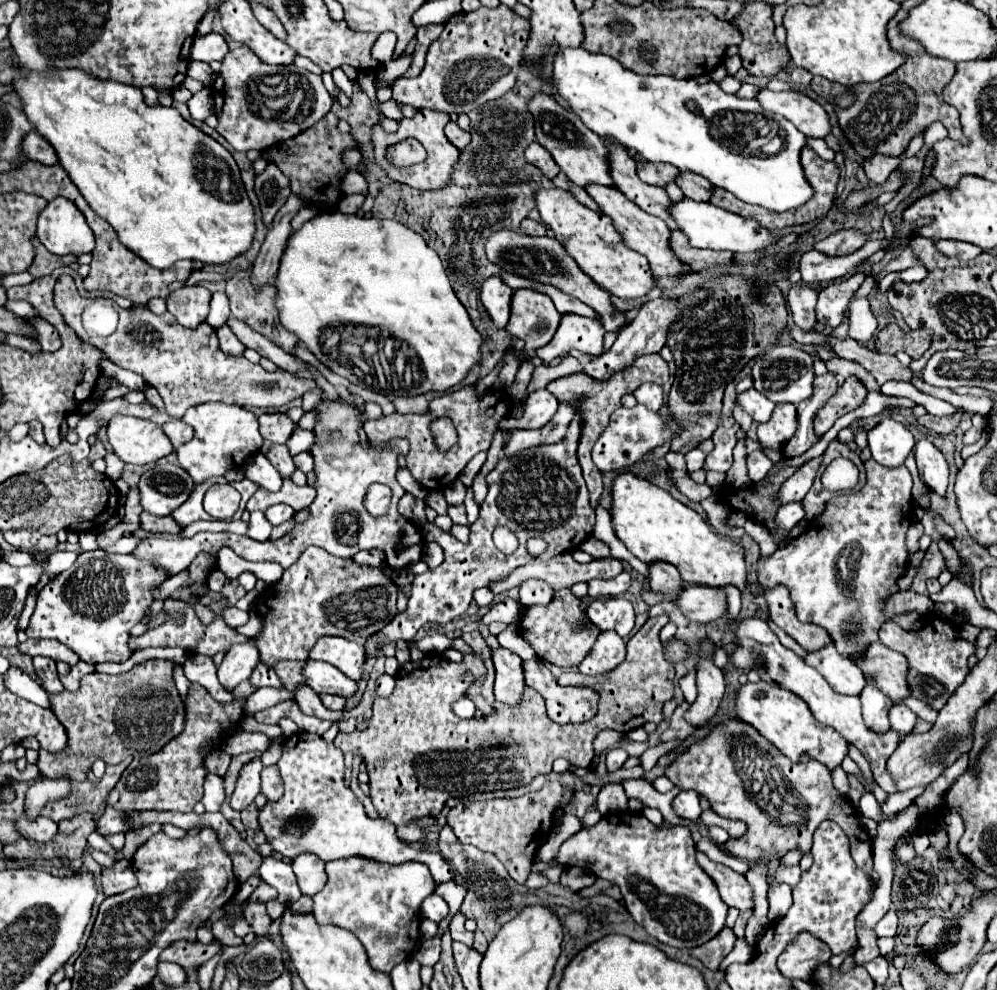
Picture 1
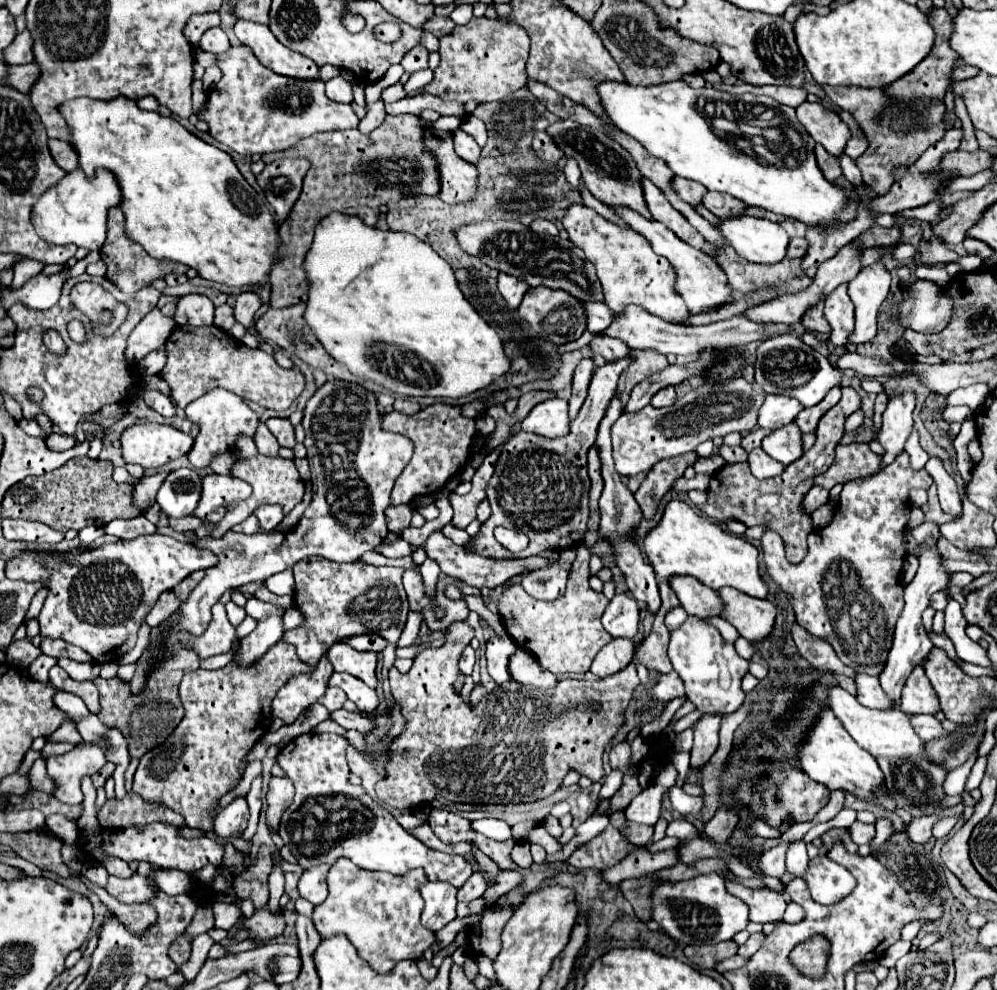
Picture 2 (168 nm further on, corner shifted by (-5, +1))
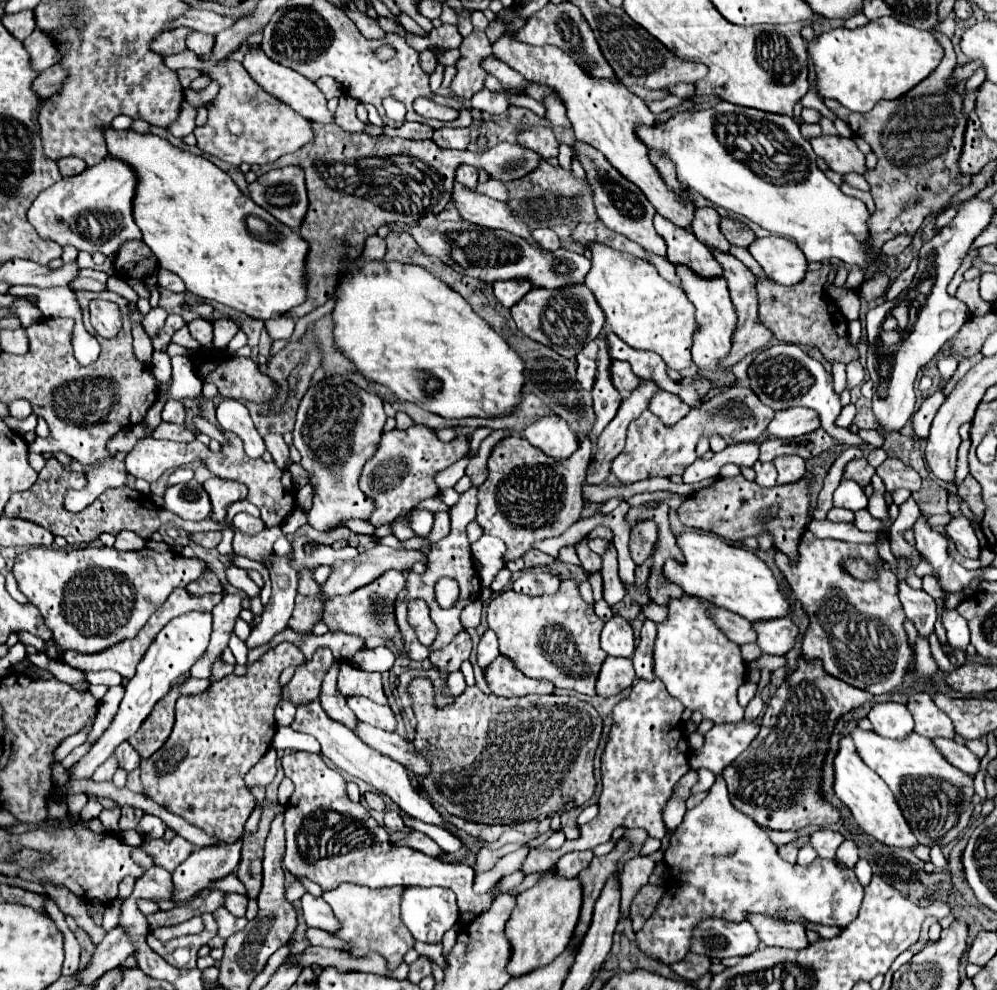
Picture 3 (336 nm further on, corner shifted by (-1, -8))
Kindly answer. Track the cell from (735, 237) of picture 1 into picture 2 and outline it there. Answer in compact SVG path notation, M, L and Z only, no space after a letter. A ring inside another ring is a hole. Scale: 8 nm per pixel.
M727 217L719 219L715 229L747 261L777 263L785 257L789 235L781 225L765 217Z

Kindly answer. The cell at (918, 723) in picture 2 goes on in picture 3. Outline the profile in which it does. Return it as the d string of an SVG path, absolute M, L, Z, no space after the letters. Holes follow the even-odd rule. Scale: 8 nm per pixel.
M935 738L933 744L941 750L941 754L945 754L945 758L949 762L953 762L953 766L957 766L959 770L975 776L981 768L981 758L977 758L967 746L957 744L957 742L945 742L945 738Z

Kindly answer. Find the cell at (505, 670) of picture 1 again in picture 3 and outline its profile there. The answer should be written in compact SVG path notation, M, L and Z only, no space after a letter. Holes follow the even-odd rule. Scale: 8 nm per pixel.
M487 630L481 636L481 642L477 646L477 662L481 668L489 666L489 662L493 662L493 658L497 658L497 634L493 630Z

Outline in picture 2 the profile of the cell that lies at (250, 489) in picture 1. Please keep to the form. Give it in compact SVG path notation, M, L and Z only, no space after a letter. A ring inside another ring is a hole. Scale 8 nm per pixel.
M205 475L203 477L203 491L197 509L193 511L195 517L203 521L221 521L226 514L227 503L243 501L251 495L251 489L245 481L229 475Z

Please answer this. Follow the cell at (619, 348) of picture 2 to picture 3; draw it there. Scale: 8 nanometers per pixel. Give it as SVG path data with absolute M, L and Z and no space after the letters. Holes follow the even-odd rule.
M613 360L611 376L613 376L613 384L615 384L615 388L621 392L621 396L629 396L629 394L639 386L639 382L641 382L641 380L629 370L629 364L627 364L627 362L619 362L619 360Z

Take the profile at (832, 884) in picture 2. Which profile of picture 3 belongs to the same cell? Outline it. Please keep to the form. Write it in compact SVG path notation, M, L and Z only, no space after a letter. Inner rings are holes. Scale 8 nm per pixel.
M753 722L717 724L705 734L703 748L691 754L691 758L701 758L701 766L717 774L717 782L699 806L687 810L681 826L673 834L685 844L713 842L713 846L677 846L677 854L669 854L671 848L665 850L663 860L665 864L669 862L671 872L665 882L665 894L645 926L635 934L635 942L647 958L663 964L681 962L691 948L693 928L705 918L743 922L747 914L765 914L783 922L813 922L845 928L859 914L863 886L857 882L853 870L841 870L833 860L823 858L815 858L809 866L785 862L777 854L777 844L771 842L769 834L729 802L721 770L757 734L759 726Z

